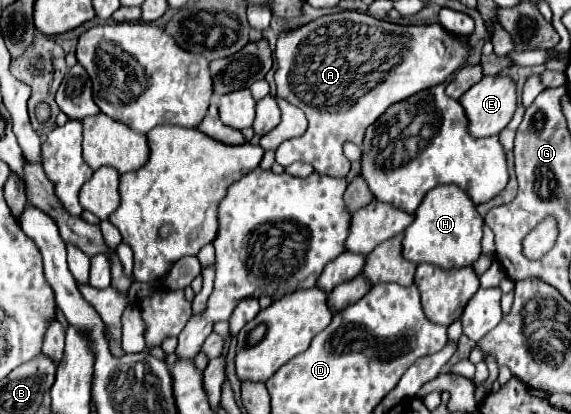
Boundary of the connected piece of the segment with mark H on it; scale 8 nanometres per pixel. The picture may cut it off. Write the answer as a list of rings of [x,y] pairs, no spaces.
[[[453,184],[437,186],[423,198],[415,210],[413,224],[405,230],[403,258],[415,264],[433,264],[443,270],[471,266],[481,254],[481,236],[483,218],[477,214],[471,198]]]

